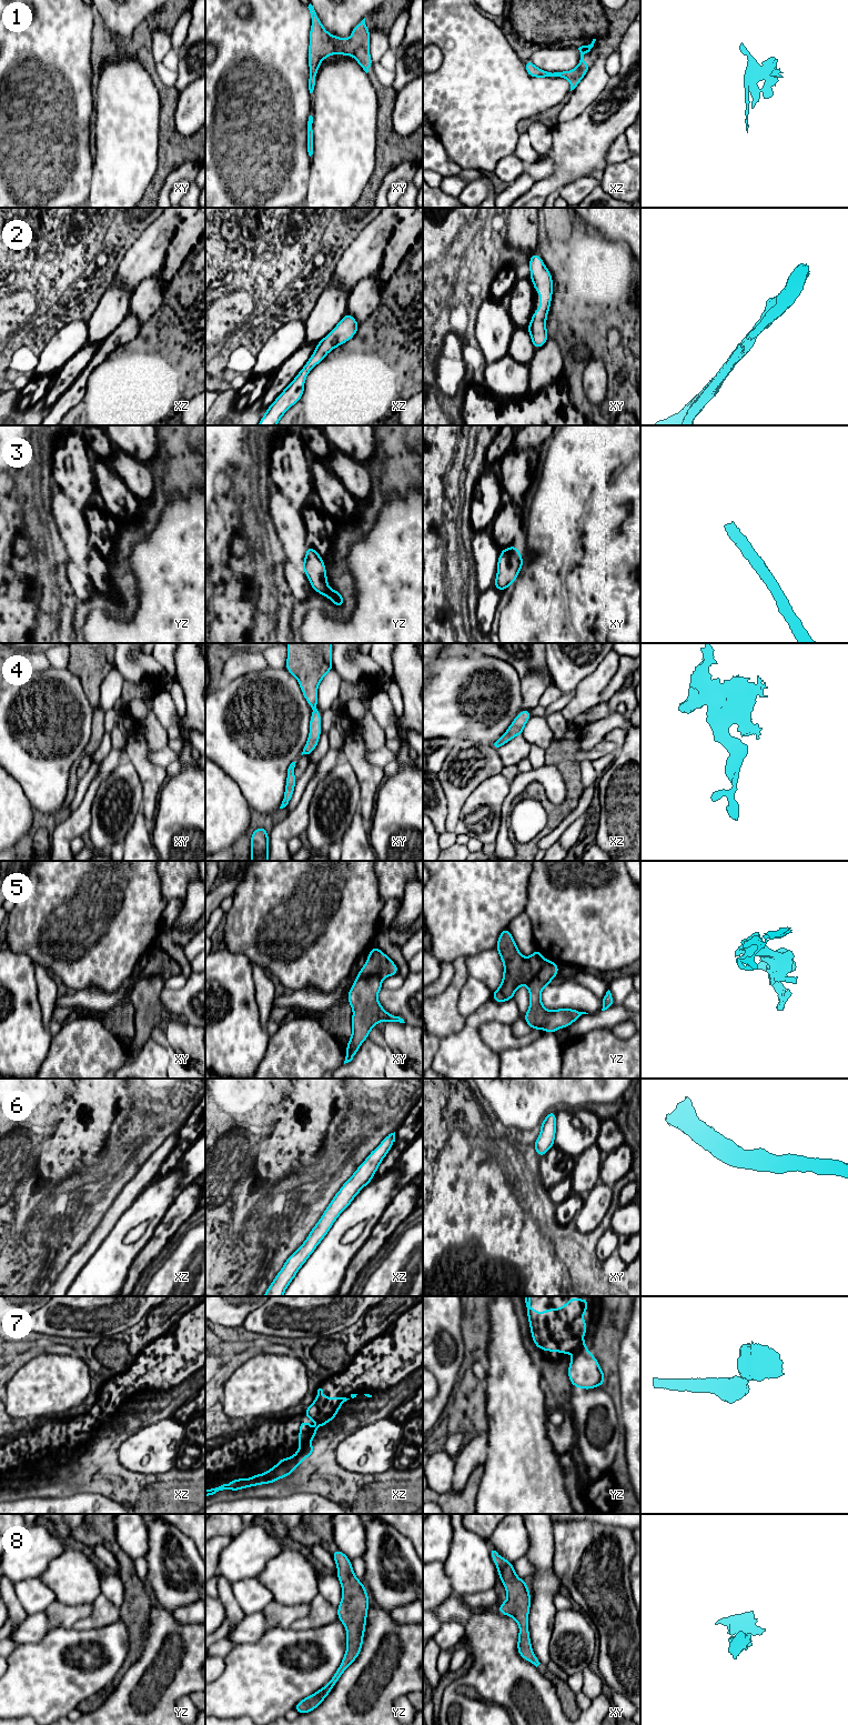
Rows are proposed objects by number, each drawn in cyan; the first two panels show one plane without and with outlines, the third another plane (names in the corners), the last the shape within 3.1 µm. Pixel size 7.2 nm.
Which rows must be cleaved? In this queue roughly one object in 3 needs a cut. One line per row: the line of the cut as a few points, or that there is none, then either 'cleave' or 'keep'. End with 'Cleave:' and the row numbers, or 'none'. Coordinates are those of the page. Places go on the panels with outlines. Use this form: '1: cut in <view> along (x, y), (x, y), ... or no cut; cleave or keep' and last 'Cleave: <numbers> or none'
1: no cut; keep
2: no cut; keep
3: no cut; keep
4: no cut; keep
5: cut in yz along (544, 960), (541, 969), (527, 985); cleave
6: no cut; keep
7: cut in xz along (309, 1444), (299, 1452); cleave
8: no cut; keep
Cleave: 5, 7

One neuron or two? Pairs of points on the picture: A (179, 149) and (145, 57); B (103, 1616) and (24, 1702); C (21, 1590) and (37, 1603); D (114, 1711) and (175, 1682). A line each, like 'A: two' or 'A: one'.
A: one
B: two
C: one
D: one

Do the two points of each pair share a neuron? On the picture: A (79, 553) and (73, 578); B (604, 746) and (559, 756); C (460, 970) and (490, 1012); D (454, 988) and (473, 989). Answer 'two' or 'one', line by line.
A: two
B: two
C: two
D: two

